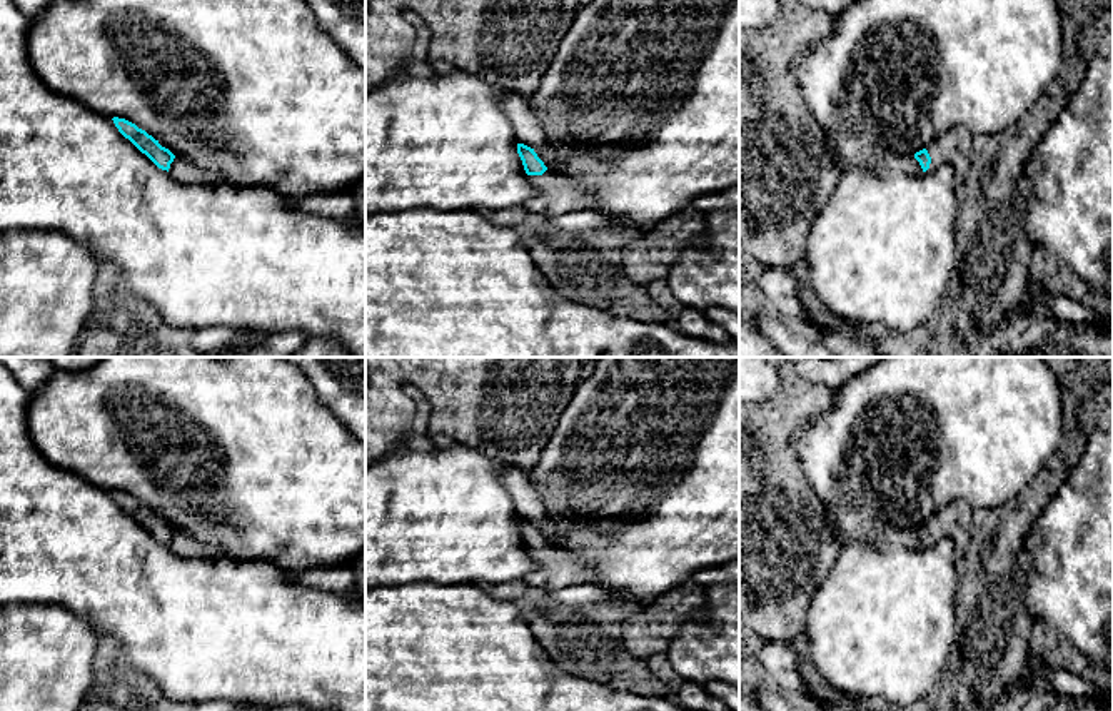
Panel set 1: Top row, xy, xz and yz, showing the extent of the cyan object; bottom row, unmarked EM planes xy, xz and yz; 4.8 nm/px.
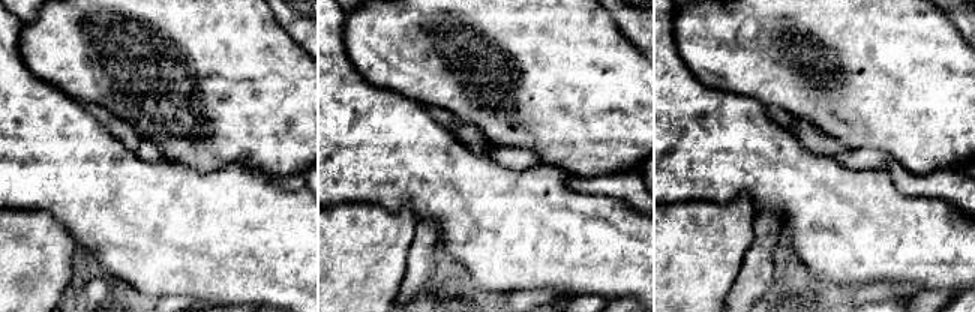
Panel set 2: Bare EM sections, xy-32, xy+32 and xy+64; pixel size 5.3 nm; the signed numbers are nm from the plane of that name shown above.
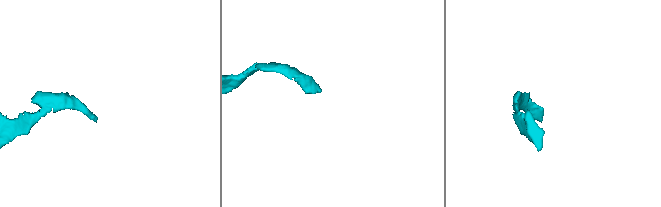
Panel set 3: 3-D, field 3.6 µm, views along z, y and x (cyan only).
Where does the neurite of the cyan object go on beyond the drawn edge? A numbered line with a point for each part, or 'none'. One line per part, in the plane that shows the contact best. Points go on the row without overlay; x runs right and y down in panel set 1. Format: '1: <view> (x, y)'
1: yz (955, 521)

